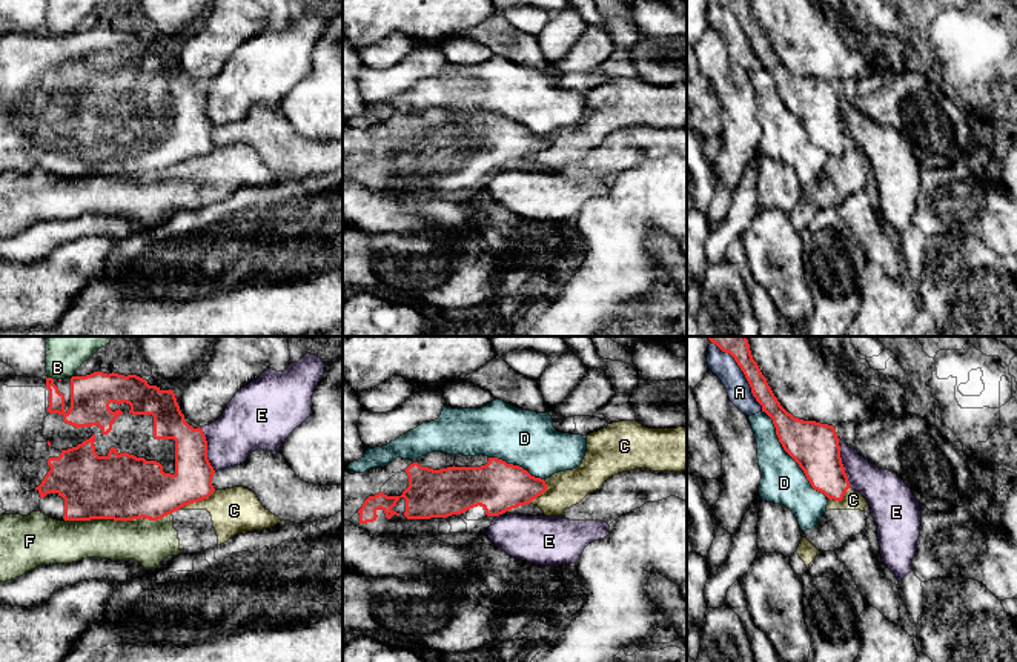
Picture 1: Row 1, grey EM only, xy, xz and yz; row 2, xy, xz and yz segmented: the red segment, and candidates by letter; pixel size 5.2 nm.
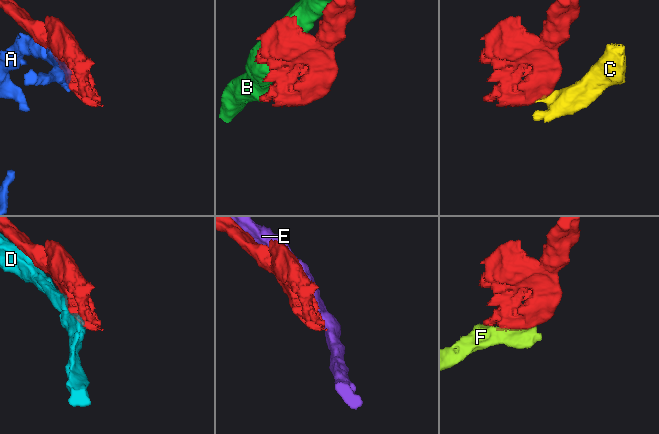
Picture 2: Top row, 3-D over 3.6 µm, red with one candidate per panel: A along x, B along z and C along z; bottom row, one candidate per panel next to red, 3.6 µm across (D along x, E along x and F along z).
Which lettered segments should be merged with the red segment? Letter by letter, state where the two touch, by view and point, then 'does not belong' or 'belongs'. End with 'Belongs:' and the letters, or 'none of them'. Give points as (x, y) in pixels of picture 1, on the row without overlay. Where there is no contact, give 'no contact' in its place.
A: meets red in yz at (744, 29); does not belong
B: meets red in xy at (51, 34); does not belong
C: meets red in xy at (197, 157); does not belong
D: meets red in yz at (790, 111); does not belong
E: meets red in yz at (841, 119); does not belong
F: meets red in xy at (117, 175); does not belong
Belongs: none of them

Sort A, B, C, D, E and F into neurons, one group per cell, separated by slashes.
A / B / C F / D / E

